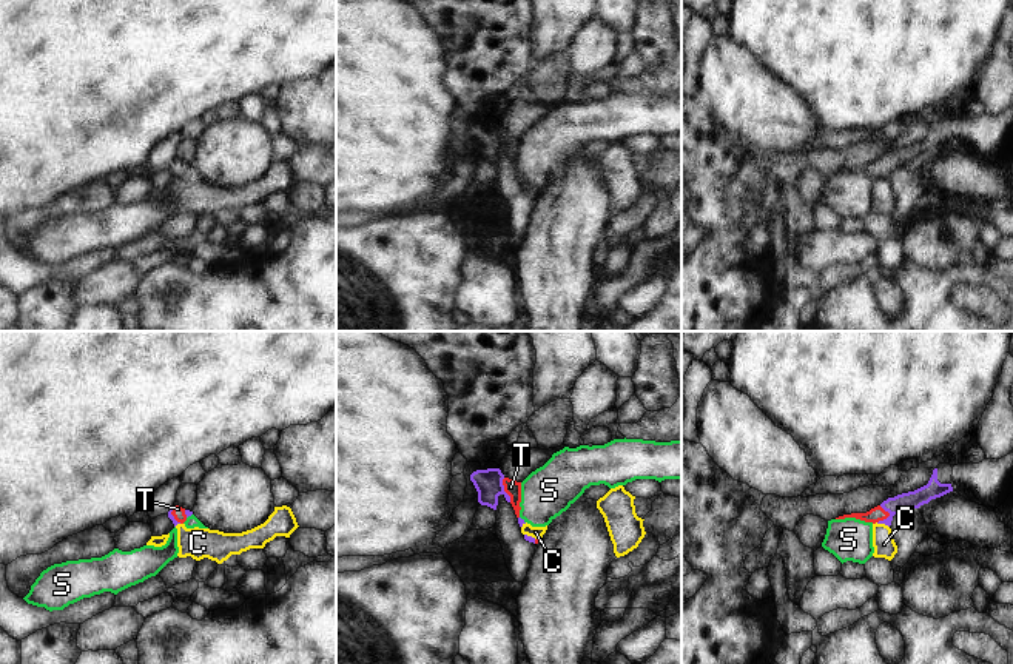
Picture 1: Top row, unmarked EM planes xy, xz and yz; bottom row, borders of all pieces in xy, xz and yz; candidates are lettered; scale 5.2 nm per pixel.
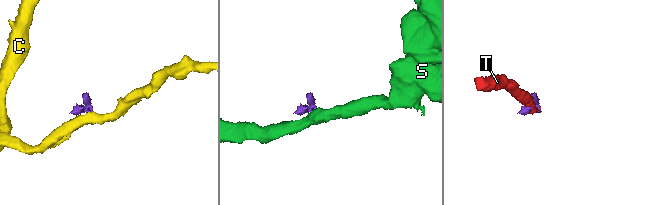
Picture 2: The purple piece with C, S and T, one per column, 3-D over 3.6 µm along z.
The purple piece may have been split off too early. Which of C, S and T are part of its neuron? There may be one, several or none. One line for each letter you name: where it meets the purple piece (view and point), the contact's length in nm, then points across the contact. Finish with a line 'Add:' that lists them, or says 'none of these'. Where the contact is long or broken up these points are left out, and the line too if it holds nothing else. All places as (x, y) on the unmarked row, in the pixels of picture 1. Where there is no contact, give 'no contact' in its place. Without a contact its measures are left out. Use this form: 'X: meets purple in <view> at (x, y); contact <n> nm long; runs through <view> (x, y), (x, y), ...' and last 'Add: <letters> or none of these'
T: meets purple in xz at (503, 145); contact 130 nm long
Add: T

